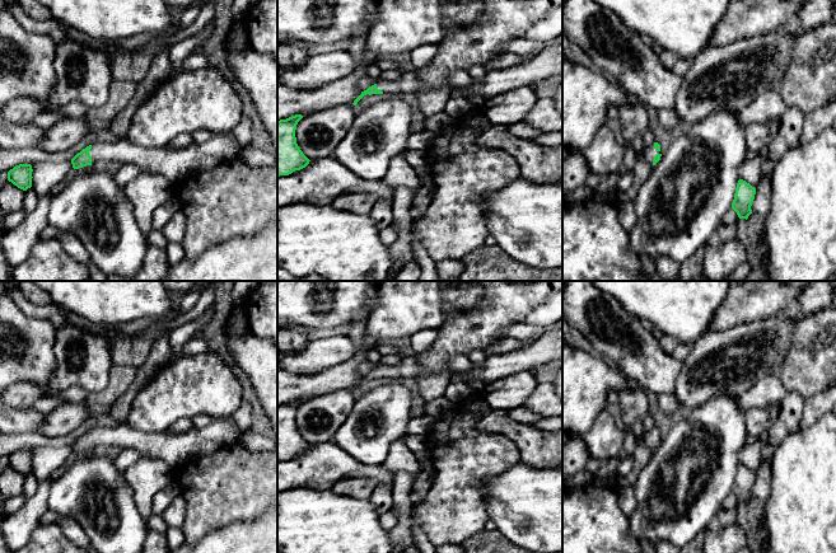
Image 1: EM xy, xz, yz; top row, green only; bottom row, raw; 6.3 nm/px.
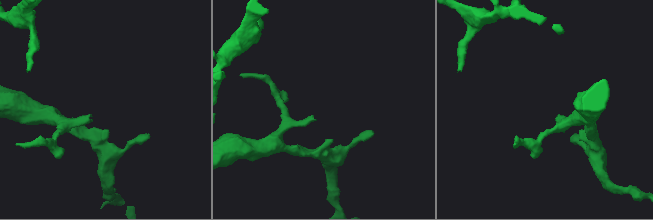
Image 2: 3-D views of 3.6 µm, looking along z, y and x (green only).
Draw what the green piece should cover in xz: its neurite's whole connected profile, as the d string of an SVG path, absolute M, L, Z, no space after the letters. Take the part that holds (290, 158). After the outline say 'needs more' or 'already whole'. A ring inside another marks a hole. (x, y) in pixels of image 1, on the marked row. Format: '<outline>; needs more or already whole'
M302 114L277 121L277 177L289 175L309 164L296 144L295 130Z; already whole

